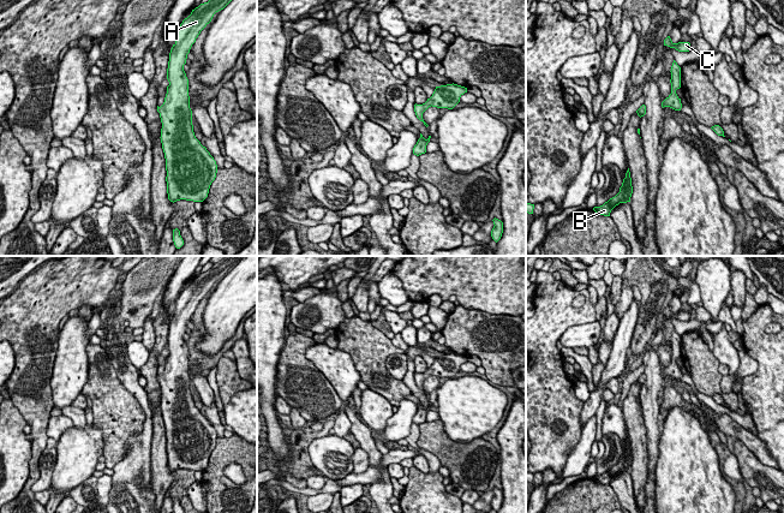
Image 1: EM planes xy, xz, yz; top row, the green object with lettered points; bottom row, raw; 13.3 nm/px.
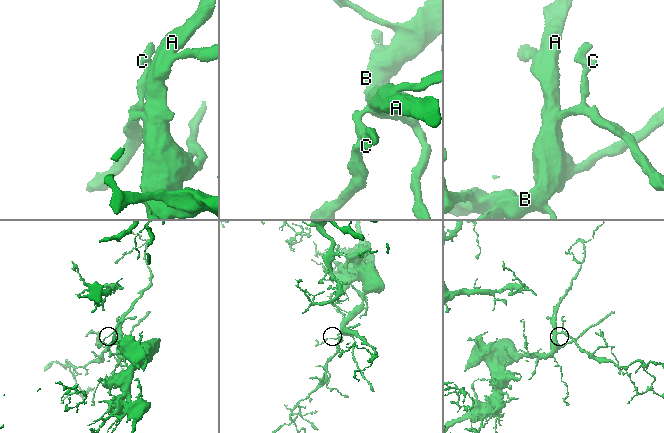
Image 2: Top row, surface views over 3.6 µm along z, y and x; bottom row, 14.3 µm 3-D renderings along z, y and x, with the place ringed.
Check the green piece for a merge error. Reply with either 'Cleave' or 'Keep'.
Keep

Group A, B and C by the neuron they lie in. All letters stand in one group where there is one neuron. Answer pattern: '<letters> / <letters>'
A B C

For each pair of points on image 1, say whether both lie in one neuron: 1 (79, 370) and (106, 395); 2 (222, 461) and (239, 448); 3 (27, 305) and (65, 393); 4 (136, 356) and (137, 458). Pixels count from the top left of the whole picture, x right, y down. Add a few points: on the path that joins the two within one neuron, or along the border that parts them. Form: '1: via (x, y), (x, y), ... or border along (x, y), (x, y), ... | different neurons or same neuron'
1: border along (87, 351), (88, 381), (79, 393) | different neurons
2: via (226, 458), (235, 449) | same neuron
3: border along (59, 339), (51, 379), (51, 392), (53, 395) | different neurons
4: border along (126, 344), (129, 361), (138, 369) | different neurons

